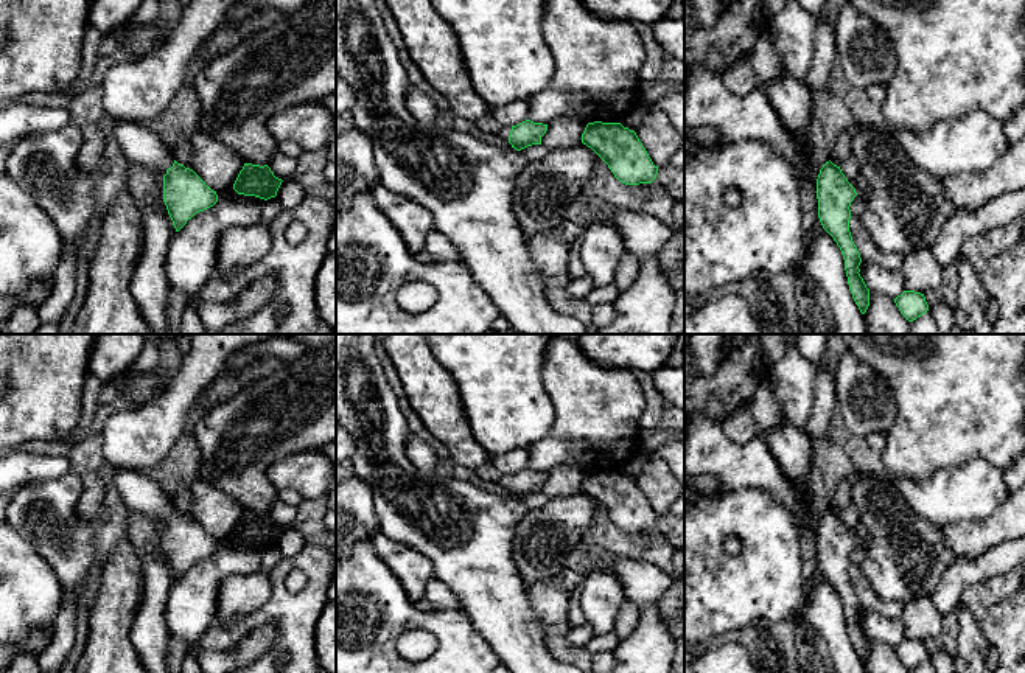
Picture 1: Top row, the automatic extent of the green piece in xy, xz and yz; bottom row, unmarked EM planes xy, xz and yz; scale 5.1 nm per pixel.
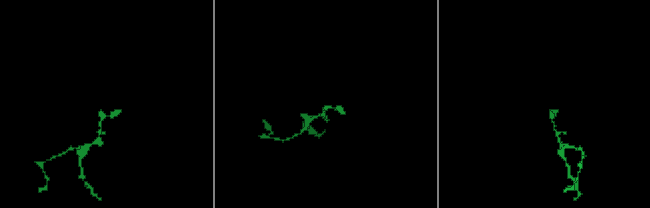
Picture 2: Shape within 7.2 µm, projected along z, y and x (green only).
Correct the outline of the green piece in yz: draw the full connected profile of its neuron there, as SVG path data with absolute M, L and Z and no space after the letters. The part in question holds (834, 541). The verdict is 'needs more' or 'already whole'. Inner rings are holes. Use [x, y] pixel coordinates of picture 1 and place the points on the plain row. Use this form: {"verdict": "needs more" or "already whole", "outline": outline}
{"verdict": "already whole", "outline": "M826 510L817 527L818 566L841 598L849 639L860 661L865 662L869 654L869 637L859 622L862 606L849 580L849 555L855 544L855 536L840 514Z"}

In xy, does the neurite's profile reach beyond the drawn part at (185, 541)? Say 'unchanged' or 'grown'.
grown

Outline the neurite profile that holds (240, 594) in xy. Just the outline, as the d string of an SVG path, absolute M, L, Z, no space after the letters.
M268 572L235 574L227 577L219 589L216 619L233 623L269 602L272 584Z

